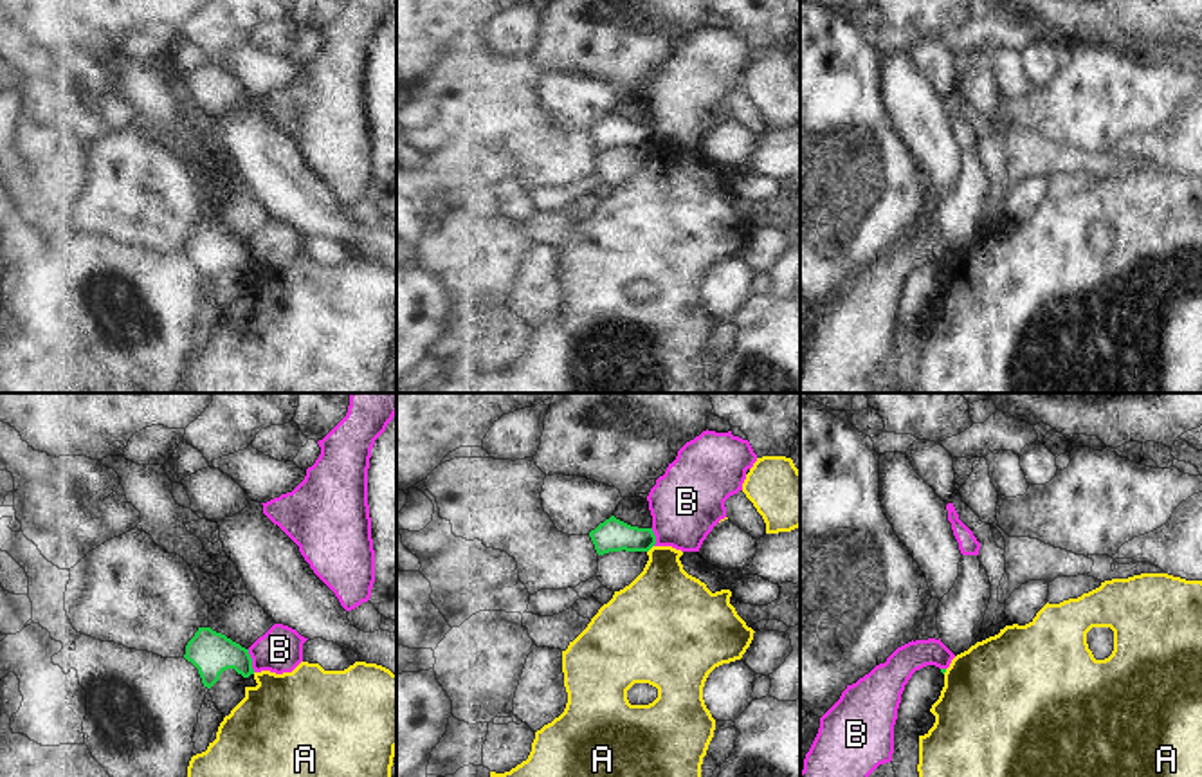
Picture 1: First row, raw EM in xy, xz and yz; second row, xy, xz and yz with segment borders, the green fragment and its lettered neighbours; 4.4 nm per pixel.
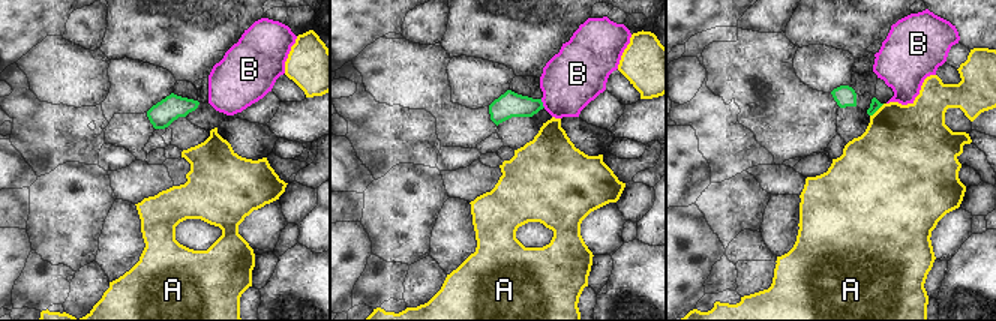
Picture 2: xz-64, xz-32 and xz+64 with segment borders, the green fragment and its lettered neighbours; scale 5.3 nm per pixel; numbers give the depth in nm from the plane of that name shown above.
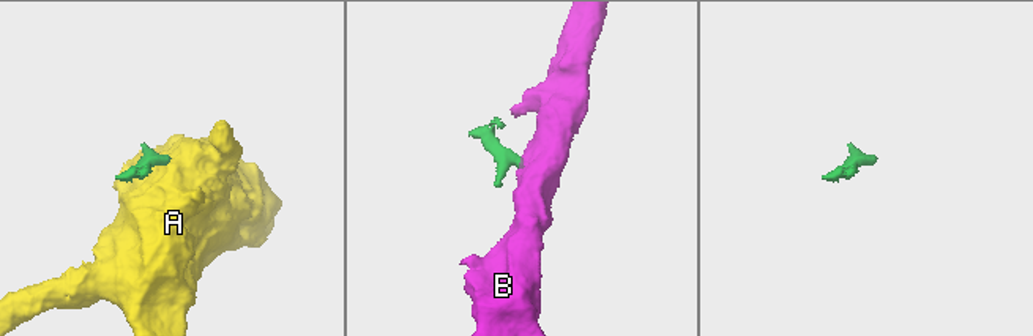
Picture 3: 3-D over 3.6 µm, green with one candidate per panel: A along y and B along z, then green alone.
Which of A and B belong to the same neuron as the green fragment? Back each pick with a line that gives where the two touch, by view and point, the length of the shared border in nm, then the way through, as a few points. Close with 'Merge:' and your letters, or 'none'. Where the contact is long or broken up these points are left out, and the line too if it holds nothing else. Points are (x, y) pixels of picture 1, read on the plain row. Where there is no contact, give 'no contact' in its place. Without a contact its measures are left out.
Merge: none

